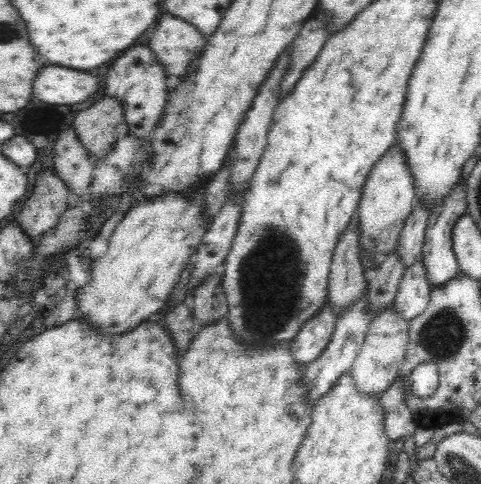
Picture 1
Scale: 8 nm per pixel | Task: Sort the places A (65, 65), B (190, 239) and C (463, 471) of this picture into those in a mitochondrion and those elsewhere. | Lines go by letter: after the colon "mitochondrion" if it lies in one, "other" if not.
A: other
B: other
C: mitochondrion

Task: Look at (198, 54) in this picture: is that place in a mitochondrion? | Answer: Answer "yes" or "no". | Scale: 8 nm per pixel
no

